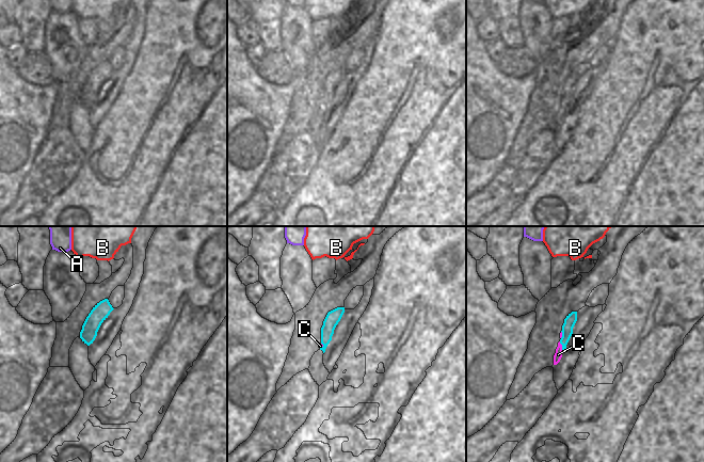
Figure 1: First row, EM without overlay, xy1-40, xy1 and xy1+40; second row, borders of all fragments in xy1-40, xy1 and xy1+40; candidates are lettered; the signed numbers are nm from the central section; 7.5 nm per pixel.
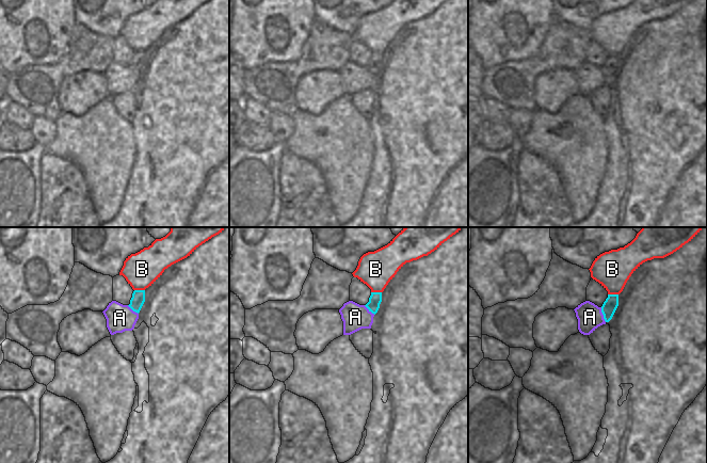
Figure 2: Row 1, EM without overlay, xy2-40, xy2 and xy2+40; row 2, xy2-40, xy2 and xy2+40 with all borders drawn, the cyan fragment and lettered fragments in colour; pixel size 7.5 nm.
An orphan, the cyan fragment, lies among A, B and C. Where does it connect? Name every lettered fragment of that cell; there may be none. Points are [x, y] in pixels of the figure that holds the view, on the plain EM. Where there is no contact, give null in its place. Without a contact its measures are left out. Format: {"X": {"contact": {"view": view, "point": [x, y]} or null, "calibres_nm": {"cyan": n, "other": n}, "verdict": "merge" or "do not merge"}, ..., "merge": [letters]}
{"A": {"contact": {"view": "xy2+40", "point": [603, 75]}, "calibres_nm": {"cyan": 110, "other": 190}, "verdict": "do not merge"}, "B": {"contact": {"view": "xy2-40", "point": [140, 51]}, "calibres_nm": {"cyan": 100, "other": 260}, "verdict": "do not merge"}, "C": {"contact": {"view": "xy1+40", "point": [562, 109]}, "calibres_nm": {"cyan": 90, "other": 60}, "verdict": "merge"}, "merge": ["C"]}

